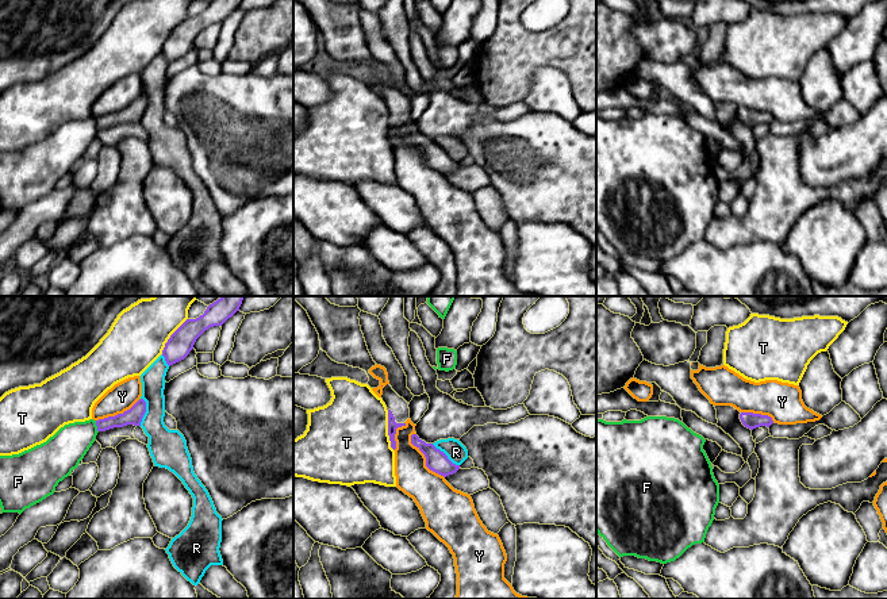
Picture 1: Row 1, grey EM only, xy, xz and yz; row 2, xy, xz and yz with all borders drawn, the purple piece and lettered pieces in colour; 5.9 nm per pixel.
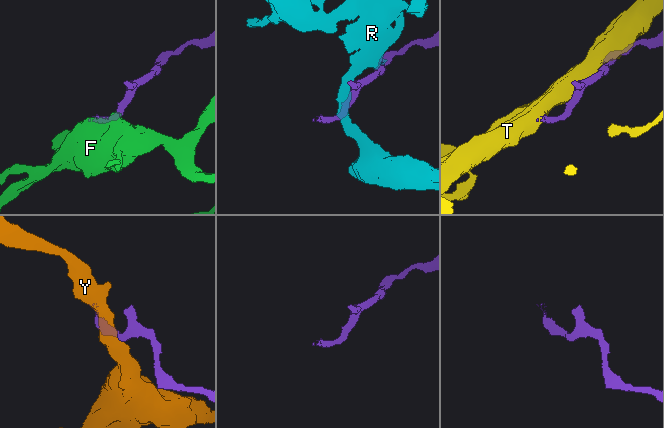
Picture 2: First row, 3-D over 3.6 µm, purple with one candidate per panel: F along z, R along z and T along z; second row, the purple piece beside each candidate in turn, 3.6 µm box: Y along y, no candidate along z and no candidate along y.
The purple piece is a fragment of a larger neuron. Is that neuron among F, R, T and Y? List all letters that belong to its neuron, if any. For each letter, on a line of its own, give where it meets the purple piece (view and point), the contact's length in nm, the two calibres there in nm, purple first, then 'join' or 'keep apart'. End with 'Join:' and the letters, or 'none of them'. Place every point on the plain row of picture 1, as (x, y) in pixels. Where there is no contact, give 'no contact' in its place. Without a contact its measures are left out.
F: meets purple in xy at (96, 122); contact 70 nm long; 100 nm thick on the purple side, 220 nm on the other; keep apart
R: meets purple in xy at (145, 108); contact 170 nm long; 100 nm thick on the purple side, 220 nm on the other; keep apart
T: meets purple in xz at (388, 127); contact 260 nm long; 60 nm thick on the purple side, 480 nm on the other; keep apart
Y: meets purple in xz at (426, 156); contact 320 nm long; 130 nm thick on the purple side, 240 nm on the other; keep apart
Join: none of them

